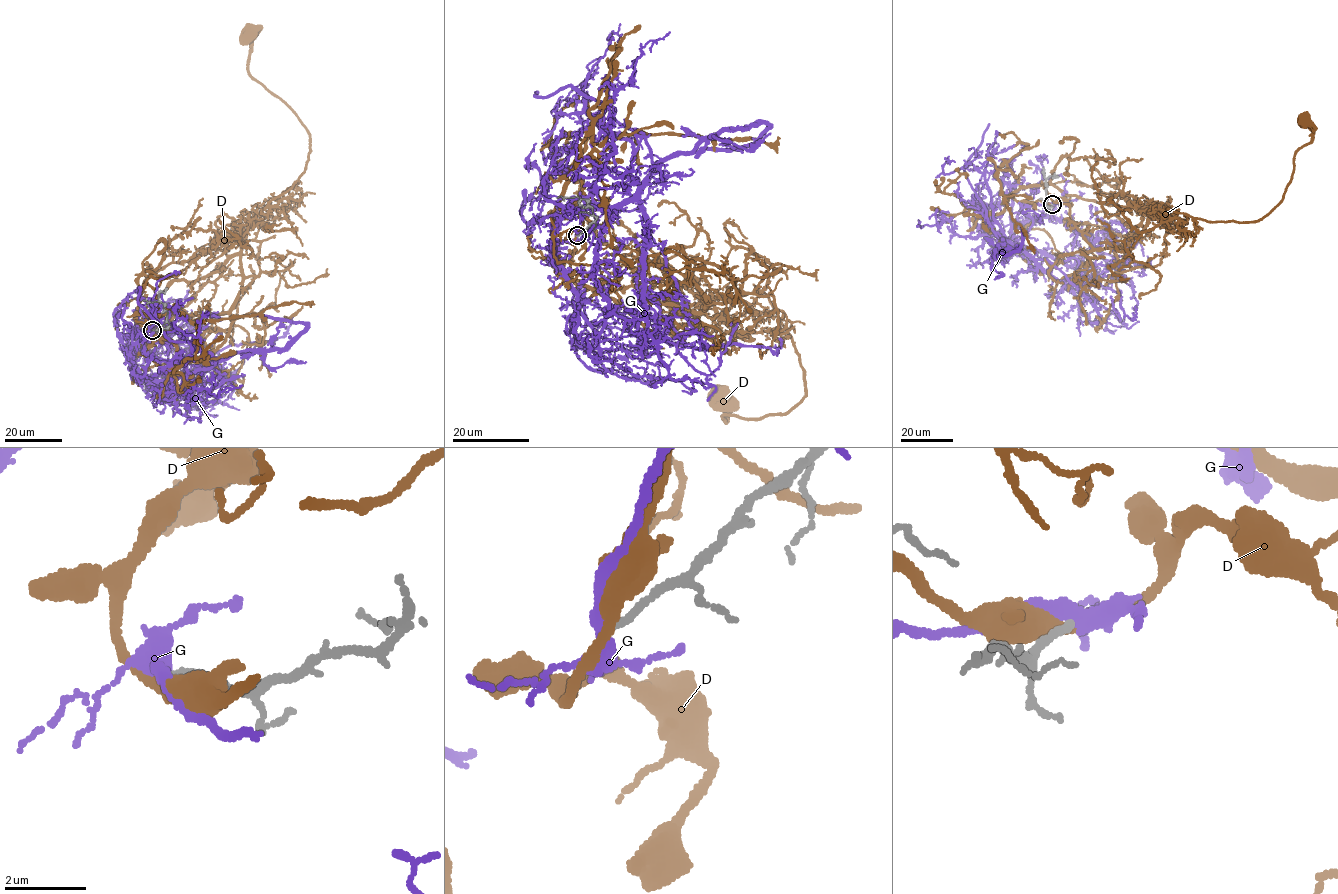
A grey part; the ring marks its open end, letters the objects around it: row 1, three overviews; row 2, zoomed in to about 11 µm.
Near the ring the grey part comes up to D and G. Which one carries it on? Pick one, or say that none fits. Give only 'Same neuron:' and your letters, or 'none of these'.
Same neuron: none of these

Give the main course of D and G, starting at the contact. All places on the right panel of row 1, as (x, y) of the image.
D: (1051, 204), (1013, 195), (1052, 184), (1115, 205), (1130, 228), (1166, 208), (1257, 221), (1312, 140), (1304, 120)
G: (1051, 204), (1024, 206), (1033, 223), (1015, 246), (1058, 280), (1118, 293), (1125, 316), (1132, 319), (1135, 306)

